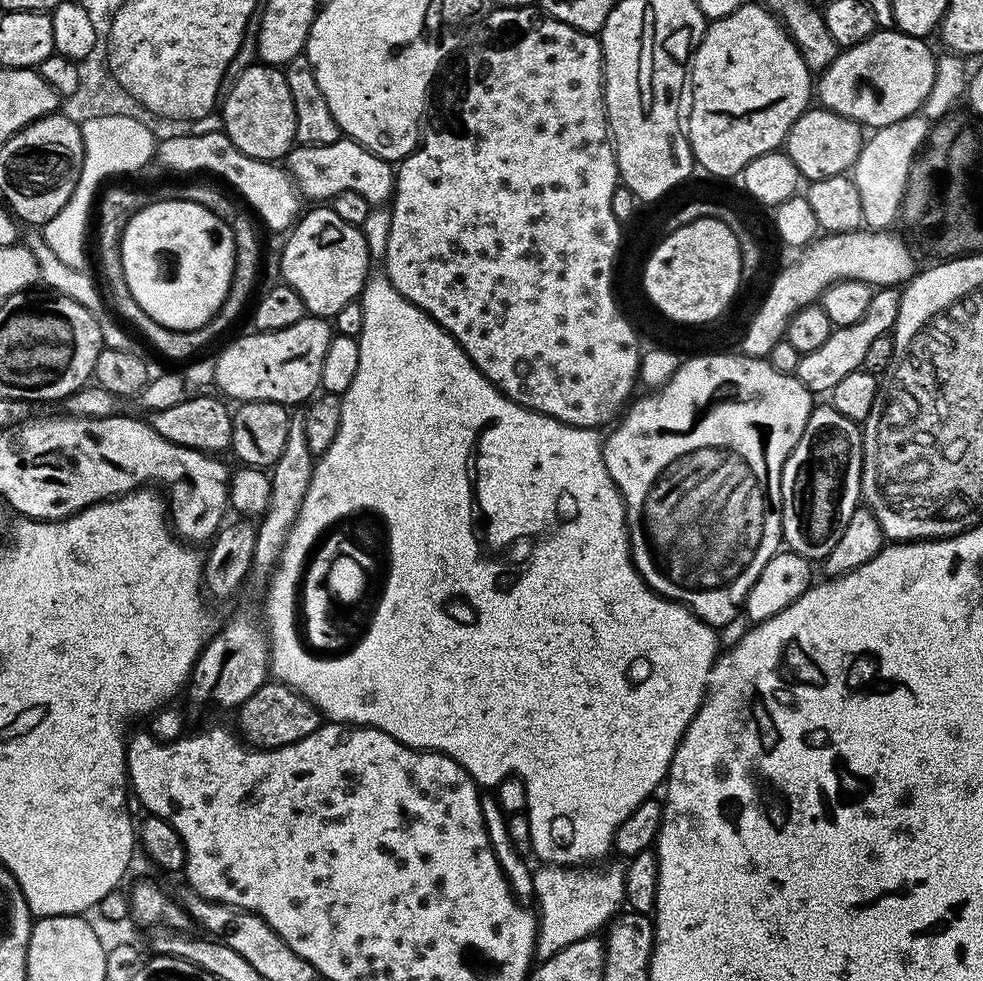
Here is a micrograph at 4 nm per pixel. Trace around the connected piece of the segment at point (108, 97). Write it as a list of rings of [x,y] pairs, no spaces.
[[[100,54],[93,55],[91,59],[81,60],[78,63],[78,91],[75,94],[63,97],[62,114],[66,118],[76,121],[77,124],[85,124],[90,118],[110,118],[111,116],[125,116],[134,118],[142,122],[154,134],[154,138],[159,142],[169,140],[171,136],[179,133],[182,128],[181,121],[171,120],[165,116],[154,114],[146,110],[137,102],[130,93],[124,89],[112,76],[108,69],[105,57]]]

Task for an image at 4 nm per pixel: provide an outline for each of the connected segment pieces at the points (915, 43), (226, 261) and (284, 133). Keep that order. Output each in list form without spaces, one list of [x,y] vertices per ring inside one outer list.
[[[877,30],[866,42],[845,48],[834,63],[818,76],[818,100],[823,107],[842,114],[869,129],[885,128],[907,116],[915,116],[921,111],[924,100],[934,86],[937,57],[918,36],[907,36],[895,30]]]
[[[157,200],[140,208],[138,214],[130,218],[120,243],[118,259],[122,262],[126,286],[138,306],[142,306],[154,322],[185,332],[210,322],[223,306],[232,285],[235,257],[236,243],[231,228],[210,210],[185,200]]]
[[[255,62],[240,72],[222,100],[223,133],[242,154],[255,160],[280,162],[296,144],[294,102],[290,98],[287,75],[279,67]]]

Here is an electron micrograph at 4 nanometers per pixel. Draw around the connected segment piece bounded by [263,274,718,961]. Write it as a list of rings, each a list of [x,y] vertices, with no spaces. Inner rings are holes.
[[[373,275],[364,286],[358,299],[362,306],[362,334],[359,336],[360,349],[358,350],[358,374],[354,374],[354,382],[344,391],[340,397],[342,406],[342,422],[338,422],[338,434],[334,442],[330,442],[330,450],[326,450],[315,461],[310,478],[310,486],[306,490],[306,498],[302,498],[302,506],[298,510],[298,518],[290,530],[290,534],[284,543],[284,549],[276,567],[272,569],[272,575],[266,585],[268,597],[264,600],[264,616],[266,621],[266,635],[268,638],[268,651],[270,653],[270,672],[279,683],[290,686],[294,691],[304,696],[315,706],[329,721],[339,722],[349,726],[363,726],[365,728],[377,728],[390,738],[402,742],[411,748],[419,748],[430,752],[441,752],[450,757],[458,766],[470,774],[470,778],[481,789],[492,790],[501,784],[507,776],[518,776],[526,786],[528,795],[528,811],[526,813],[530,822],[530,838],[532,839],[532,852],[540,860],[545,860],[548,865],[545,868],[536,868],[532,873],[534,878],[534,908],[538,913],[536,922],[536,954],[537,961],[549,960],[554,954],[566,950],[566,946],[574,946],[574,942],[582,942],[587,936],[596,936],[625,907],[623,867],[618,863],[608,864],[605,868],[555,868],[552,864],[588,864],[591,860],[600,860],[607,852],[613,851],[615,831],[620,823],[630,818],[632,811],[637,810],[640,804],[653,795],[656,787],[667,781],[670,762],[674,758],[674,750],[678,750],[678,742],[686,734],[694,714],[704,701],[704,694],[708,690],[710,670],[716,664],[718,647],[716,648],[717,629],[707,624],[705,620],[699,620],[693,612],[677,604],[675,600],[665,600],[656,595],[649,588],[648,583],[640,577],[640,572],[632,561],[632,549],[628,546],[628,523],[624,513],[624,499],[620,497],[619,490],[614,486],[610,478],[610,470],[606,470],[604,461],[604,445],[601,433],[595,428],[575,428],[569,424],[558,422],[554,418],[544,416],[541,412],[535,412],[529,408],[523,408],[510,398],[506,398],[491,382],[485,378],[470,362],[470,358],[462,350],[458,341],[430,314],[426,314],[418,306],[414,306],[388,281],[387,275]]]

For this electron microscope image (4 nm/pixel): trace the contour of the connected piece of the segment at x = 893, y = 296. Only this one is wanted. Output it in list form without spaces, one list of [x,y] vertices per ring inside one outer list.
[[[896,286],[877,287],[870,298],[870,306],[866,306],[866,314],[862,314],[858,322],[841,328],[833,327],[830,338],[826,338],[826,342],[822,342],[818,350],[810,350],[801,355],[794,375],[798,382],[802,382],[805,390],[813,394],[831,393],[832,388],[838,386],[838,381],[846,378],[846,374],[854,374],[863,369],[870,345],[877,338],[889,335],[896,327],[900,309],[900,293],[901,289]]]

